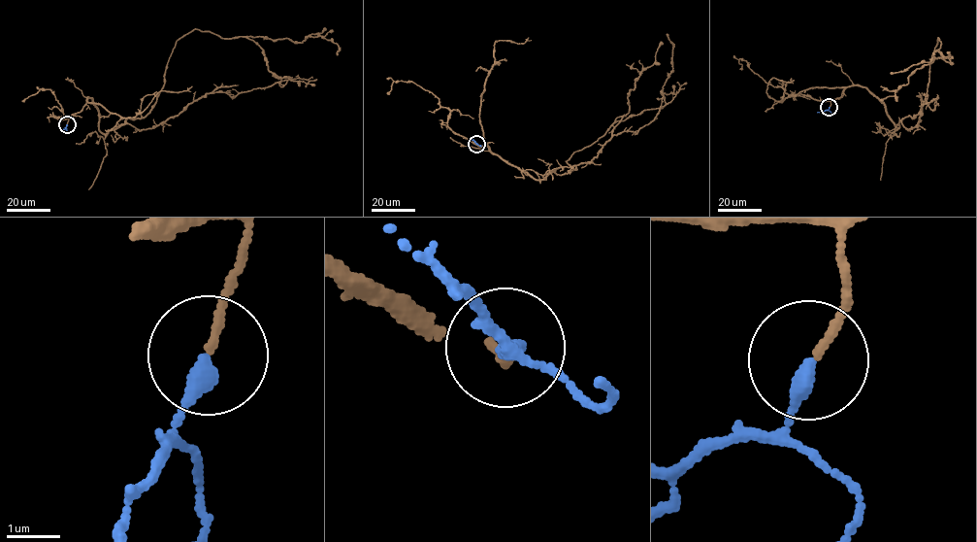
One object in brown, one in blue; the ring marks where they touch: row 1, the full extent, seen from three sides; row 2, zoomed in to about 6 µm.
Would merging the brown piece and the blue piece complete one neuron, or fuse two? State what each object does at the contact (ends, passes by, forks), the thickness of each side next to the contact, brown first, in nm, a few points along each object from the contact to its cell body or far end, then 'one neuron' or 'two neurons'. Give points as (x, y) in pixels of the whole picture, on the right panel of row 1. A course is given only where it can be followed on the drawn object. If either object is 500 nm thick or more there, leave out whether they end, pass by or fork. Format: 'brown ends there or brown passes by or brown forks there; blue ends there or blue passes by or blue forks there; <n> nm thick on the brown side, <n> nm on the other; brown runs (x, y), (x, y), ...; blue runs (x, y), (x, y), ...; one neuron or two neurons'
brown ends there; blue ends there; 130 nm thick on the brown side, 320 nm on the other; brown runs (830, 107), (861, 85), (898, 128), (925, 102), (937, 38), (936, 50), (953, 63), (933, 58), (890, 73); blue runs (830, 107), (817, 113); one neuron

